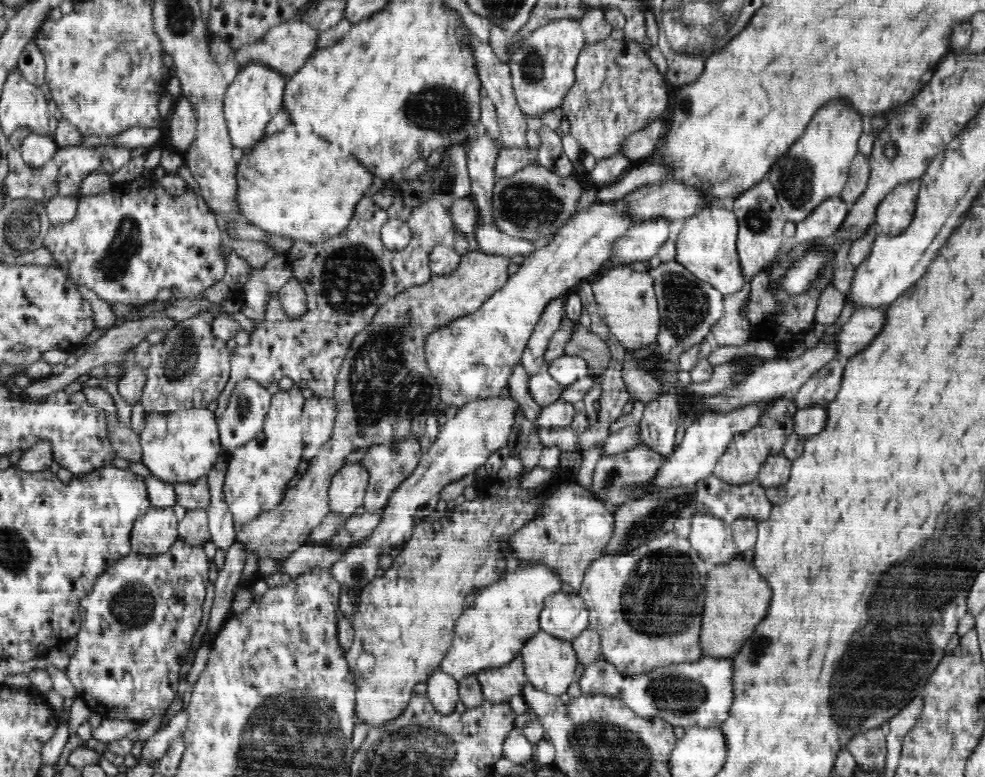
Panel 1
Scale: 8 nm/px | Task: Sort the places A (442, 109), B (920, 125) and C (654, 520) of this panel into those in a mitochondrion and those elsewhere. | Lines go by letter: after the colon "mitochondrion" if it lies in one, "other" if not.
A: mitochondrion
B: mitochondrion
C: mitochondrion

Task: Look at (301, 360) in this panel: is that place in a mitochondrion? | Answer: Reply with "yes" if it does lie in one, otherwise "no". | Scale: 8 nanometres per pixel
no

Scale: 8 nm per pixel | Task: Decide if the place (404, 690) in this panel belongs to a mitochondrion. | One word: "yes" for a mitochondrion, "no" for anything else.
no

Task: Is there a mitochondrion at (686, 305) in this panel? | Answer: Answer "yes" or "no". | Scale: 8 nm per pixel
yes

